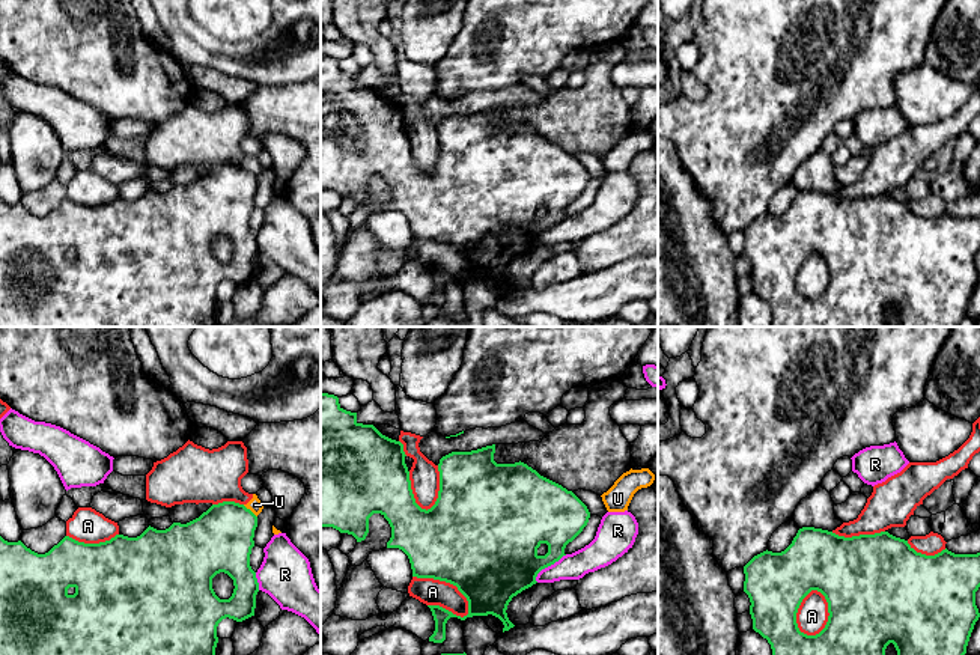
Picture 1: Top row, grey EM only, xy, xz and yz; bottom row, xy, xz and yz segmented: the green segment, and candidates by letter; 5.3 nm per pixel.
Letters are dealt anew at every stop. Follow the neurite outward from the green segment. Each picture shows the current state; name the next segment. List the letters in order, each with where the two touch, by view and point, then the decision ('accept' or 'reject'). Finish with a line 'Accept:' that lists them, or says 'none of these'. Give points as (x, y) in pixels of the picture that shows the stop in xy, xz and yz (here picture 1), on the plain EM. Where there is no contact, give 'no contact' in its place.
A: meets green in xz at (447, 244); reject
R: meets green in xz at (548, 228); reject
U: meets green in xy at (250, 173); reject
Accept: none of these

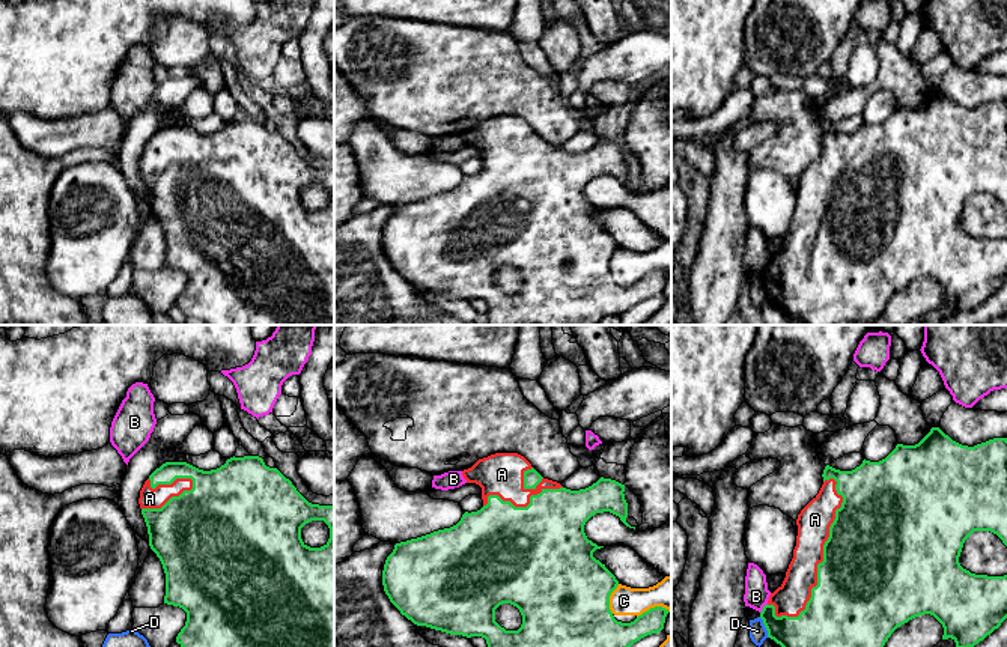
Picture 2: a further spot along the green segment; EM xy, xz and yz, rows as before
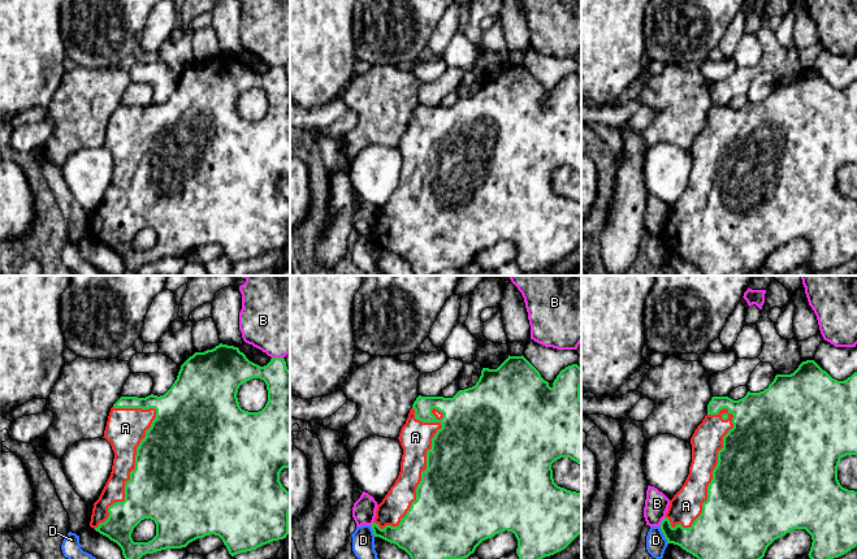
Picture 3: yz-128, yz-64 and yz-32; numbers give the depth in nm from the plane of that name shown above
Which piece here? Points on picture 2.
A: meets green in yz at (824, 220); accept
B: meets green in yz at (763, 271); reject
C: meets green in xz at (608, 262); reject
D: meets green in yz at (765, 289); reject
Accept: A

